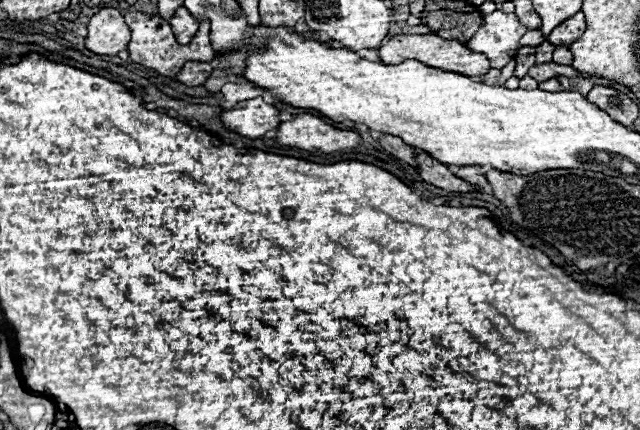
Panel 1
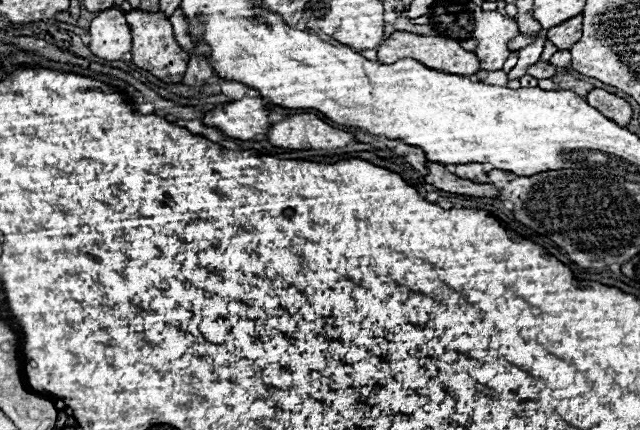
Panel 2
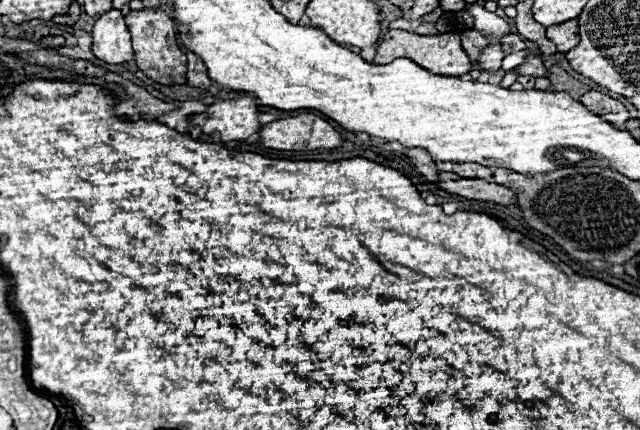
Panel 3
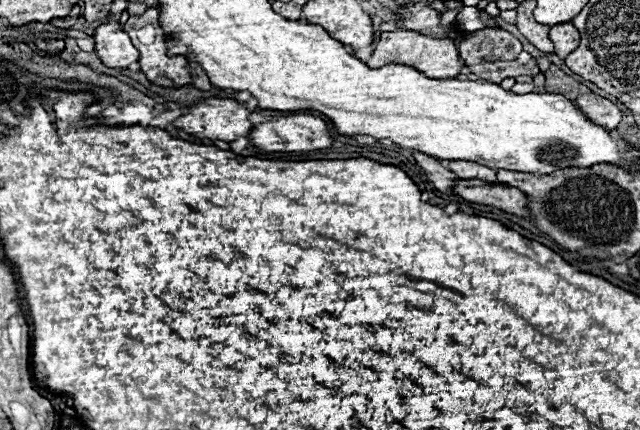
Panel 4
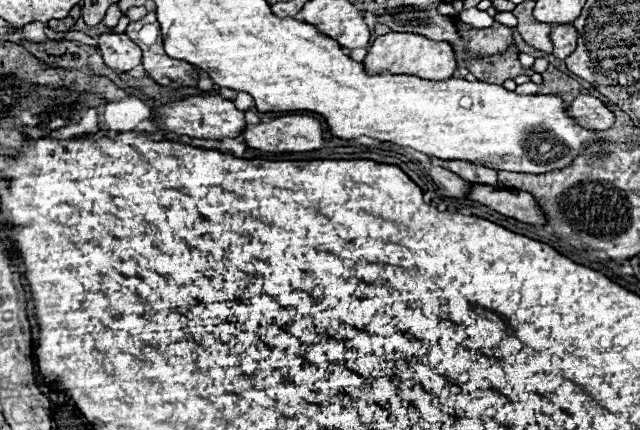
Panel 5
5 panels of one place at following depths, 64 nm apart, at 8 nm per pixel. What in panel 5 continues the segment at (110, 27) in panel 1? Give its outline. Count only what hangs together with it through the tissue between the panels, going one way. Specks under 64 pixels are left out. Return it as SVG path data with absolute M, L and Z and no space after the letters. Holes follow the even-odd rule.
M112 28L104 30L102 36L98 38L98 50L106 66L120 72L132 70L142 60L140 48L126 34L116 34Z

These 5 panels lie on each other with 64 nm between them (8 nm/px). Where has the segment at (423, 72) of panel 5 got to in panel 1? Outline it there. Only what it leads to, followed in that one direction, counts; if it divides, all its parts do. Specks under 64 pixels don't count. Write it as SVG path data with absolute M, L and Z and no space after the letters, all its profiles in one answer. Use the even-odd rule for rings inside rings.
M398 34L394 38L388 38L380 46L380 58L384 64L400 64L402 60L418 60L426 66L458 72L464 76L484 76L490 70L490 60L486 54L478 54L466 48L466 44L458 40L444 40L436 34L424 34L424 36L410 36L410 34Z

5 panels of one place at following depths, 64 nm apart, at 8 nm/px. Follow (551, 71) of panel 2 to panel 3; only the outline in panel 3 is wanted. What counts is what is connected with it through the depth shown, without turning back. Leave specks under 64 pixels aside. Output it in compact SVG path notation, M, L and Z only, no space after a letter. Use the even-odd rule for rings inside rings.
M534 58L526 64L522 64L520 70L522 70L522 76L534 76L534 78L546 78L548 76L548 68L544 66L542 58Z

